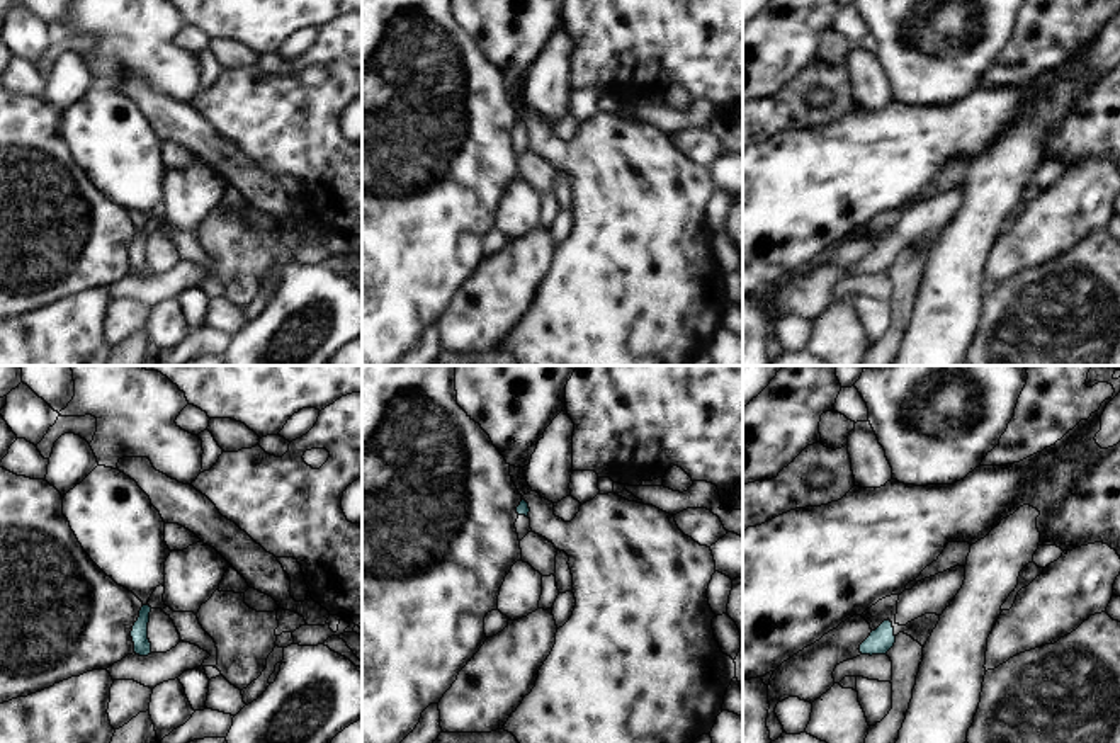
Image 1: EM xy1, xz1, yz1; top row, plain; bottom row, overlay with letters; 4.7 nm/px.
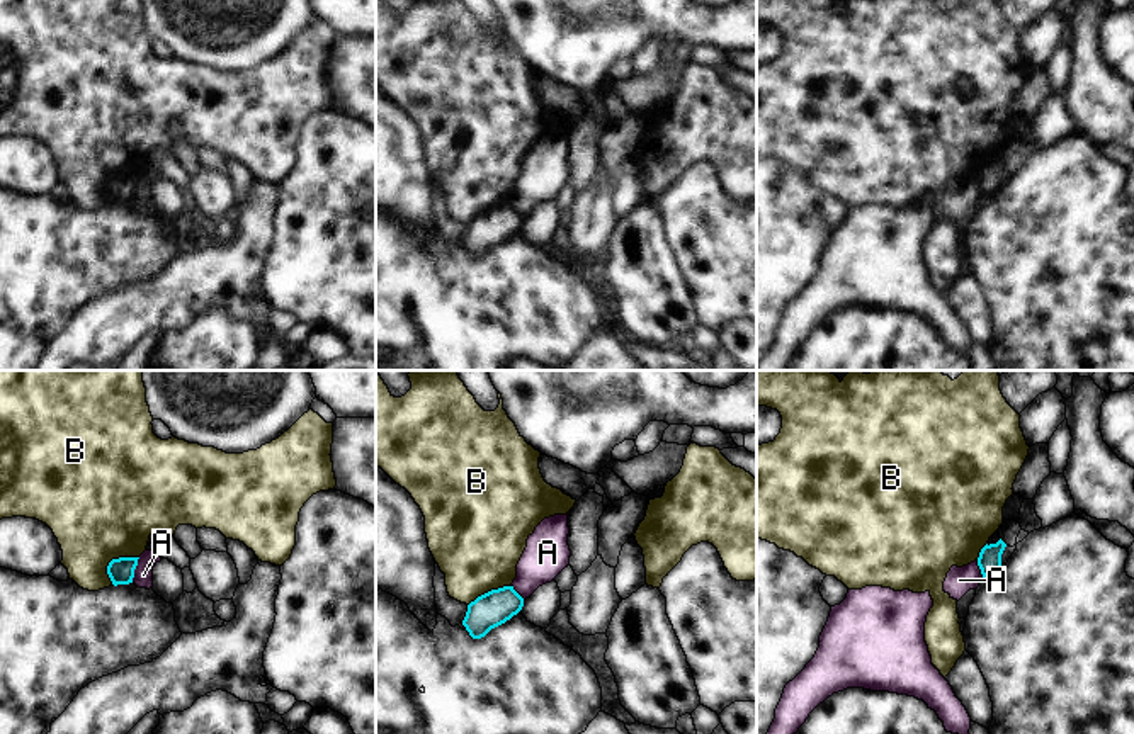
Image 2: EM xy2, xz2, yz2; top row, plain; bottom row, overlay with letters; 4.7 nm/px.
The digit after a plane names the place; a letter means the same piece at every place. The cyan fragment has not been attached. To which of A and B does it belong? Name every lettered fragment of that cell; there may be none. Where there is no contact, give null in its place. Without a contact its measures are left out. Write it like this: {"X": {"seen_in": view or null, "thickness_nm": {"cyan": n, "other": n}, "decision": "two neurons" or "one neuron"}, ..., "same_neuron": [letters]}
{"A": {"seen_in": "xy2", "thickness_nm": {"cyan": 130, "other": 100}, "decision": "two neurons"}, "B": {"seen_in": "xy2", "thickness_nm": {"cyan": 130, "other": 500}, "decision": "two neurons"}, "same_neuron": []}

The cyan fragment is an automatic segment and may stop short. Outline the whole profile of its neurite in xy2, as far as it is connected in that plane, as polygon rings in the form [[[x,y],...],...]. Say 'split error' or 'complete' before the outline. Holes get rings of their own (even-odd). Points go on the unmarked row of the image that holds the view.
complete; [[[119,177],[109,182],[107,194],[114,206],[133,202],[138,178],[139,177]]]

